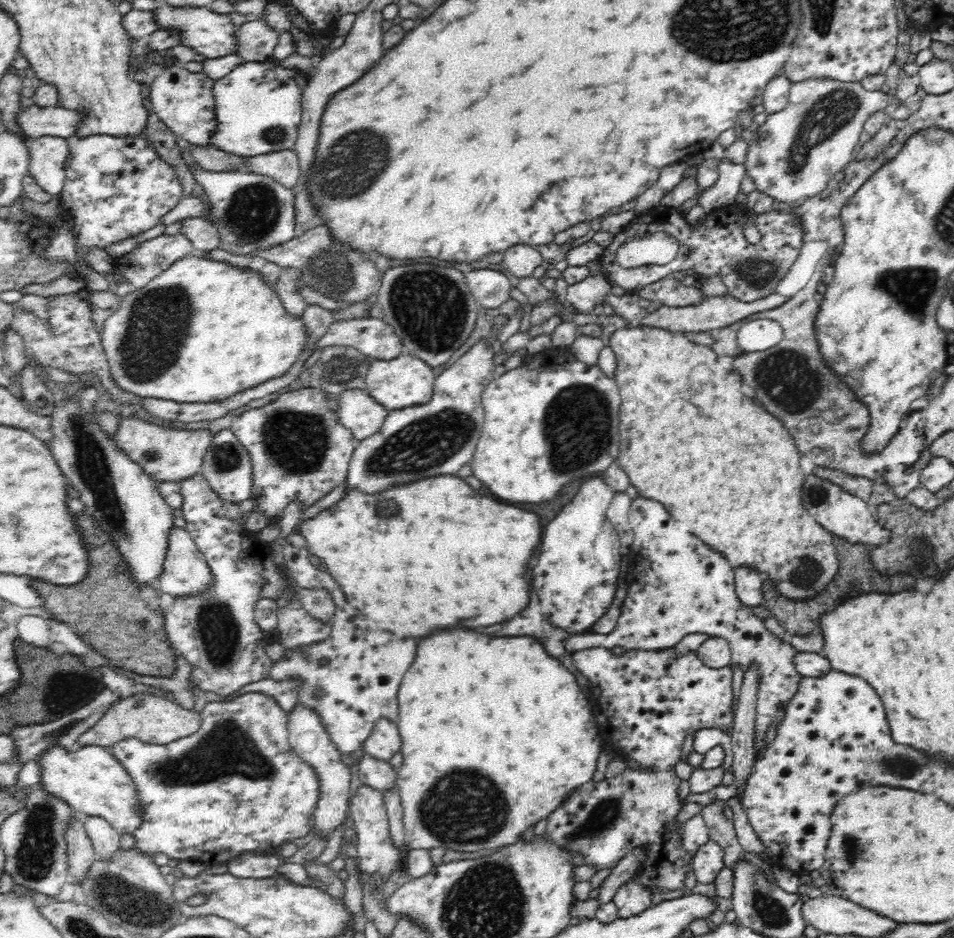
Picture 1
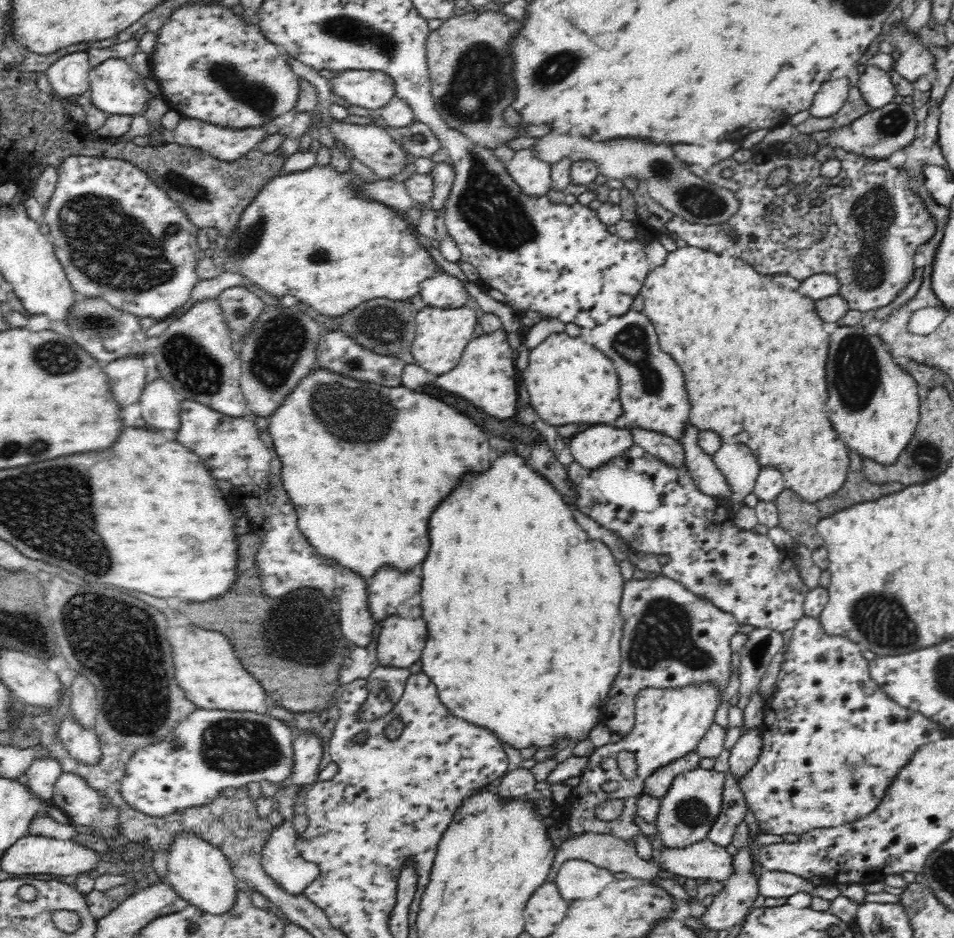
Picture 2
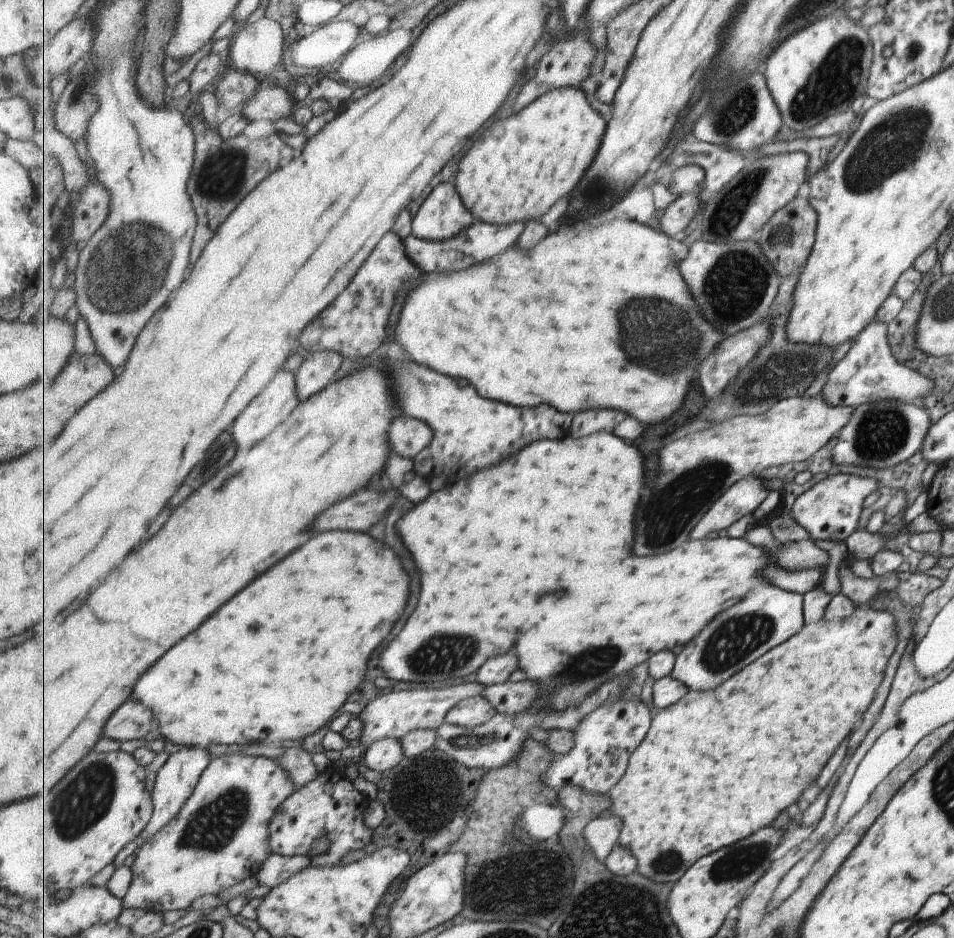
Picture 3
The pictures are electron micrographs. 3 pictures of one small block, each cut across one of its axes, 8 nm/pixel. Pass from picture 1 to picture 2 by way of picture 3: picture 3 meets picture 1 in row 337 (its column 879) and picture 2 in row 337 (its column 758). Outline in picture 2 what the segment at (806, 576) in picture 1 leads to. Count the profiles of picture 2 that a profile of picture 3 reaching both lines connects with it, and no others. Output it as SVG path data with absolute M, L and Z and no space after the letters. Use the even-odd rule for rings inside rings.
M694 245L677 247L673 252L669 252L661 266L655 267L647 274L640 295L645 300L643 311L654 322L660 334L662 350L666 350L668 354L674 354L674 358L678 358L678 364L684 370L686 388L688 388L690 402L692 402L692 412L688 420L690 424L700 431L718 432L722 436L723 443L744 442L748 444L750 450L758 456L760 465L772 464L778 467L784 475L785 488L794 489L806 501L819 501L836 492L844 484L849 471L851 451L846 447L846 442L841 439L841 435L834 430L828 418L828 412L826 412L826 402L828 402L826 362L828 362L828 350L830 350L830 334L824 330L825 321L817 310L817 300L803 294L800 288L797 290L786 288L784 284L776 282L772 274L756 272L753 263L742 260L742 257L738 258L738 255L721 255L717 251Z

